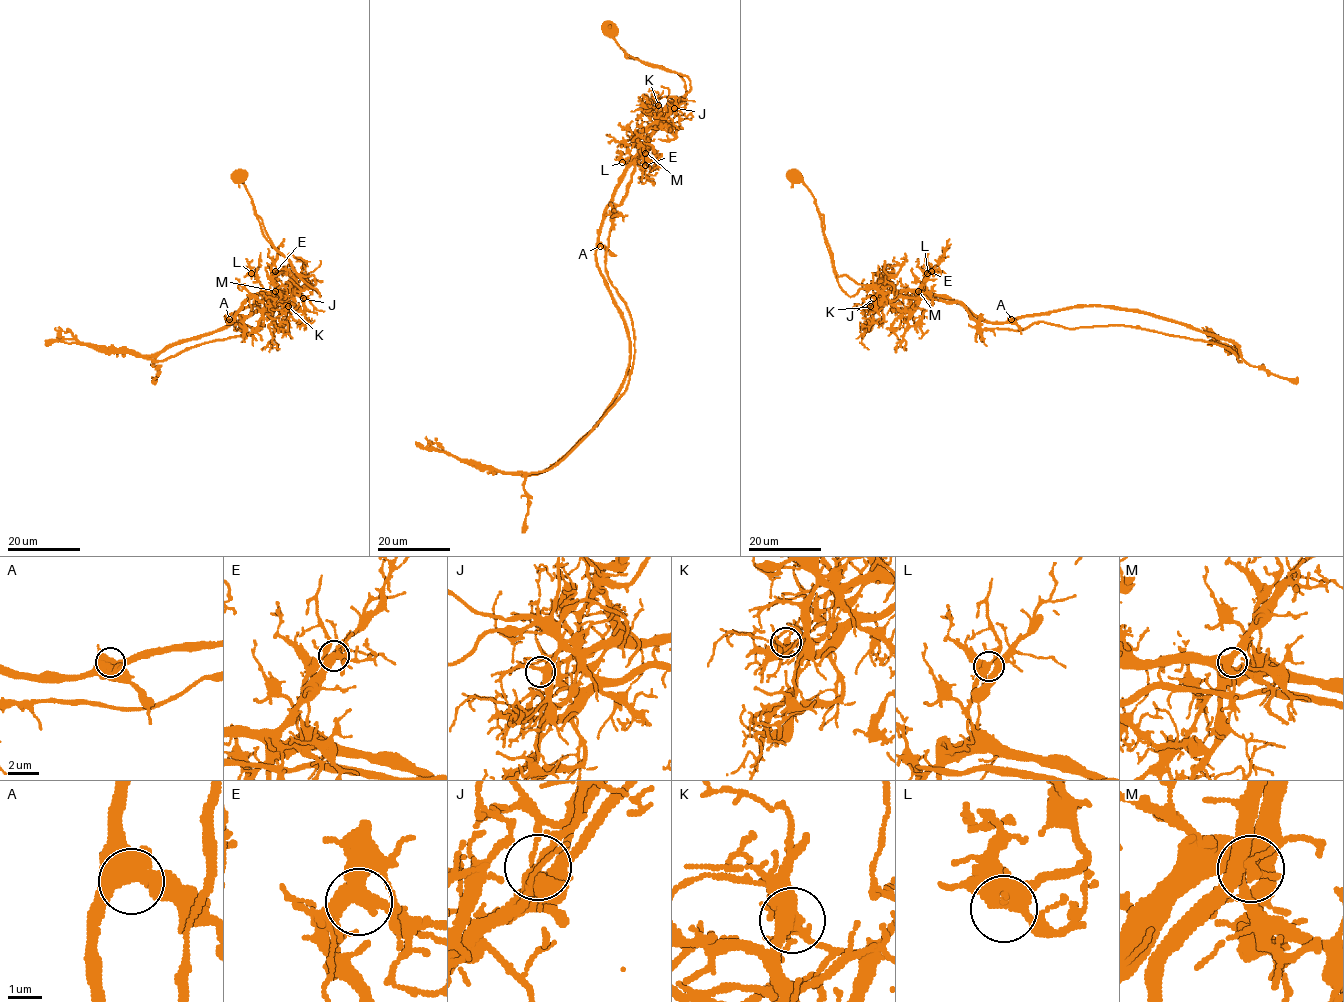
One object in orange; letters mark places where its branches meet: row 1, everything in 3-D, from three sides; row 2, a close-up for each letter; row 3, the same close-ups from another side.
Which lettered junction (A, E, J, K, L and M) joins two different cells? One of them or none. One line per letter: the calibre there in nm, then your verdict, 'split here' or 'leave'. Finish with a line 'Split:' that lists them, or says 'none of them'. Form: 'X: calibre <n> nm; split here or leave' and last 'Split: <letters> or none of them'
A: calibre 600 nm; leave
E: calibre 480 nm; leave
J: calibre 380 nm; leave
K: calibre 360 nm; split here
L: calibre 400 nm; leave
M: calibre 500 nm; leave
Split: K

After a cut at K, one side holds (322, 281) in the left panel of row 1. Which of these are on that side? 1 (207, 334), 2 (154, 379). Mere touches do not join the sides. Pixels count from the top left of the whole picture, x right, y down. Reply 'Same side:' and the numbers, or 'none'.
Same side: 1, 2

